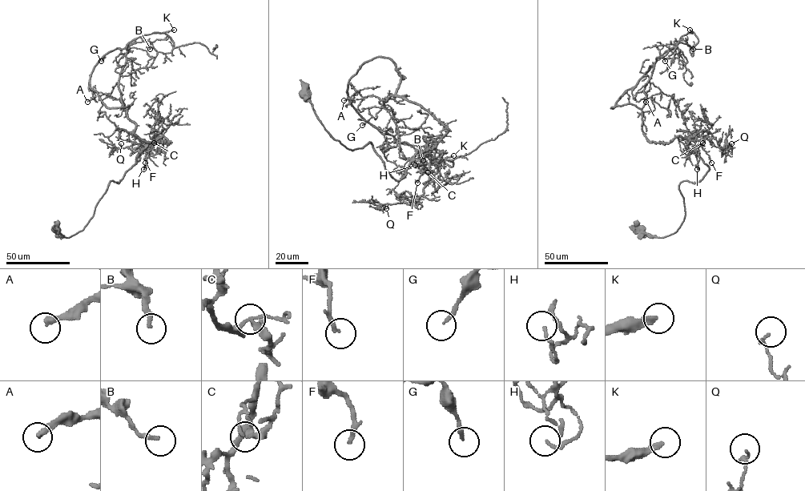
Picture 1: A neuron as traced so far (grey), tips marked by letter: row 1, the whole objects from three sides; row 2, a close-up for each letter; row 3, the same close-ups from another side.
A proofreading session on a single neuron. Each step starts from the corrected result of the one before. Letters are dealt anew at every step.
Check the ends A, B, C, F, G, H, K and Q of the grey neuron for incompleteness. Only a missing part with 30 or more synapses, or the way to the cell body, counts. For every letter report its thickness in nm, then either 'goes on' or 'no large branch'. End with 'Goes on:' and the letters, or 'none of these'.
A: calibre 280 nm; goes on
B: calibre 200 nm; no large branch
C: calibre 200 nm; no large branch
F: calibre 180 nm; goes on
G: calibre 190 nm; goes on
H: calibre 130 nm; no large branch
K: calibre 240 nm; goes on
Q: calibre 150 nm; no large branch
Goes on: A, F, G, K

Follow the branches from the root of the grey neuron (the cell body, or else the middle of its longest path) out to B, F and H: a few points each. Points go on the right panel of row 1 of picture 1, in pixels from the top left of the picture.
B: (642, 227), (676, 231), (679, 184), (709, 167), (611, 107), (681, 37), (693, 49)
F: (642, 227), (664, 237), (683, 221), (679, 184), (709, 170), (685, 147), (695, 135), (711, 162)
H: (642, 227), (659, 237), (677, 231), (679, 184), (709, 170), (690, 143), (697, 169)

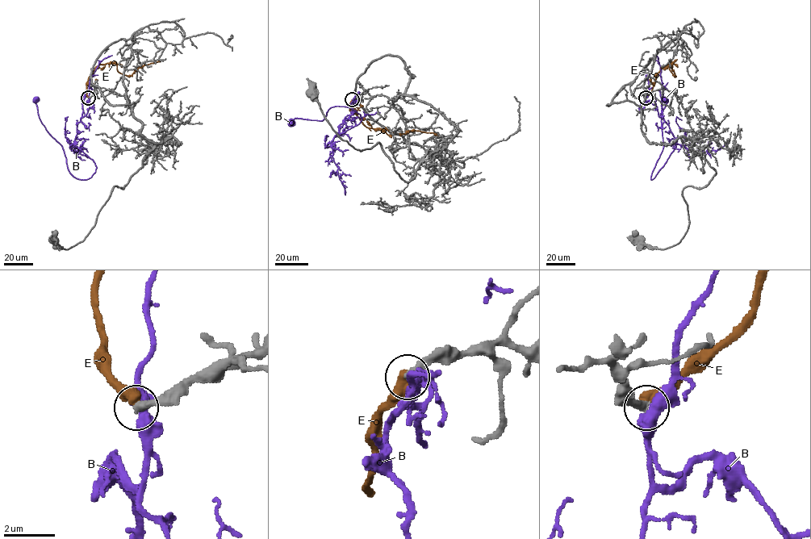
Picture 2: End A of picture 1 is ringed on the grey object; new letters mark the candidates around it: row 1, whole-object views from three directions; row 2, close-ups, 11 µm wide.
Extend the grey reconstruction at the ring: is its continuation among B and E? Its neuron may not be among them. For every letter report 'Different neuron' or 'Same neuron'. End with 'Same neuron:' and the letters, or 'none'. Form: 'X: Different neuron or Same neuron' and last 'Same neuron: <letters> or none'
B: Different neuron
E: Different neuron
Same neuron: none

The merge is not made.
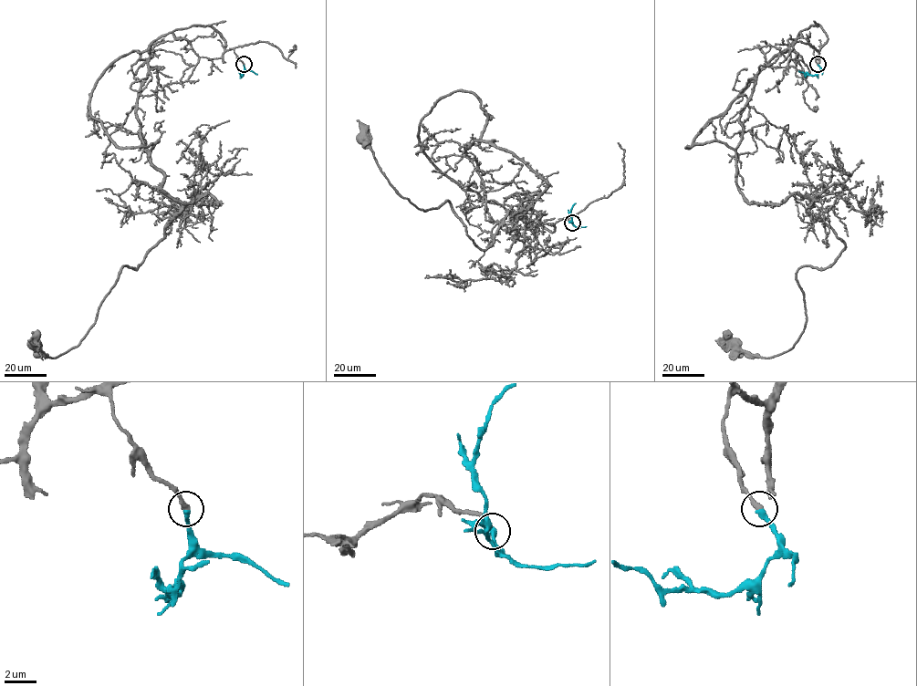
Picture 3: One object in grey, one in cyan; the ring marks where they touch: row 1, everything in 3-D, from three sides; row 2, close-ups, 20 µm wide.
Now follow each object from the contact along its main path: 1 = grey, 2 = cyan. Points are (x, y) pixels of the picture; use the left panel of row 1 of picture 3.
1: (244, 64), (191, 25), (97, 81), (111, 140), (218, 202), (78, 345), (35, 341)
2: (244, 64), (241, 75), (246, 71)

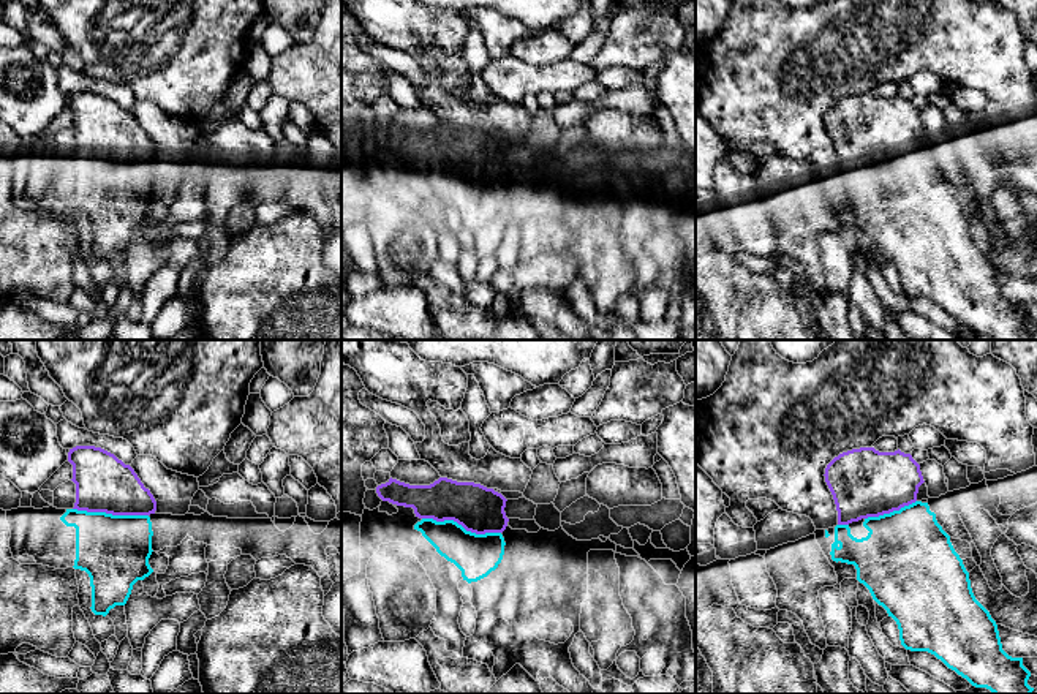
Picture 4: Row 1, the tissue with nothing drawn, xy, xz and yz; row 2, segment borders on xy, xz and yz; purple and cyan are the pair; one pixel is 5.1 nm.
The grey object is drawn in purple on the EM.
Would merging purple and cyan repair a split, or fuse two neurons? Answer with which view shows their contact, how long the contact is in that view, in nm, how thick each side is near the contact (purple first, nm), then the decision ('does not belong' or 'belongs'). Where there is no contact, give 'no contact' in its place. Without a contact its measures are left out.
meets purple in xz; contact 400 nm long; 240 nm thick on the purple side, 220 nm on the other; belongs

